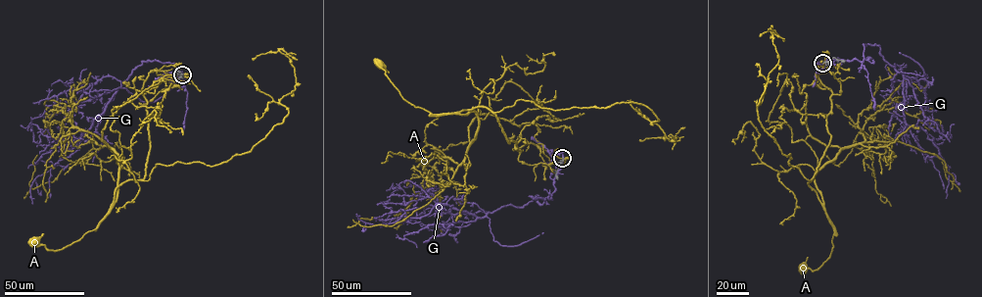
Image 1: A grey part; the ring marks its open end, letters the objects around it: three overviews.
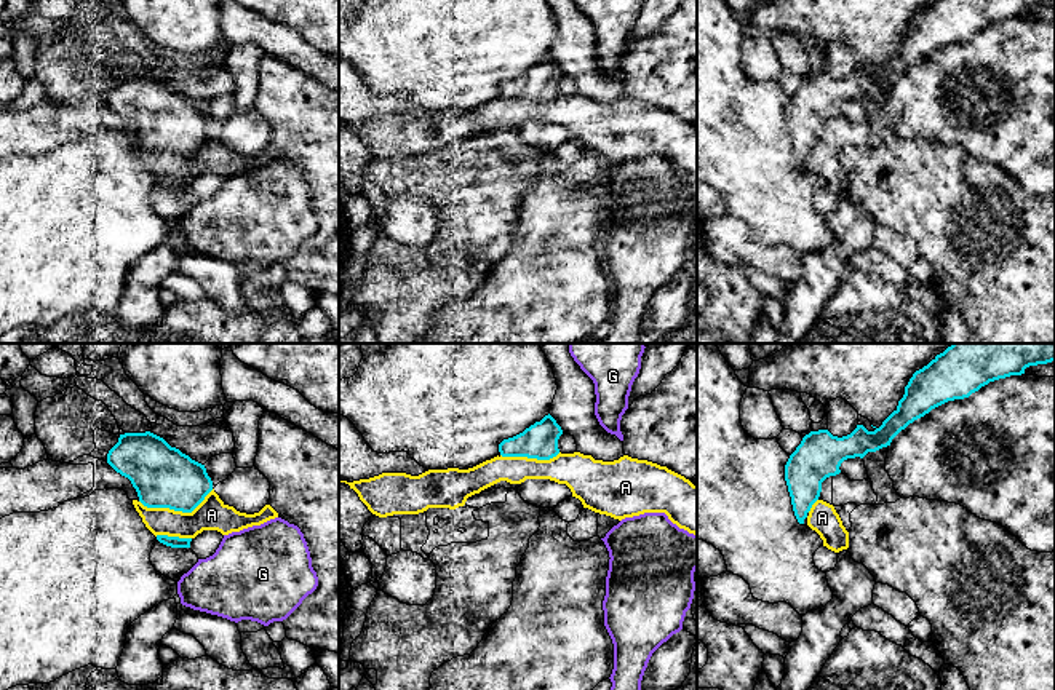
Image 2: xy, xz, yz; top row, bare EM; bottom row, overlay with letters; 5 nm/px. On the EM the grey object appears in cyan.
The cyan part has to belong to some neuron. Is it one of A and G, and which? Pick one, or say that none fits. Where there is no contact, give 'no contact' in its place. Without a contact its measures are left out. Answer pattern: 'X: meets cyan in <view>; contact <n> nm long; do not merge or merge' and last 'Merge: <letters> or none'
A: meets cyan in xy; contact 380 nm long; do not merge
G: no contact; do not merge
Merge: none

